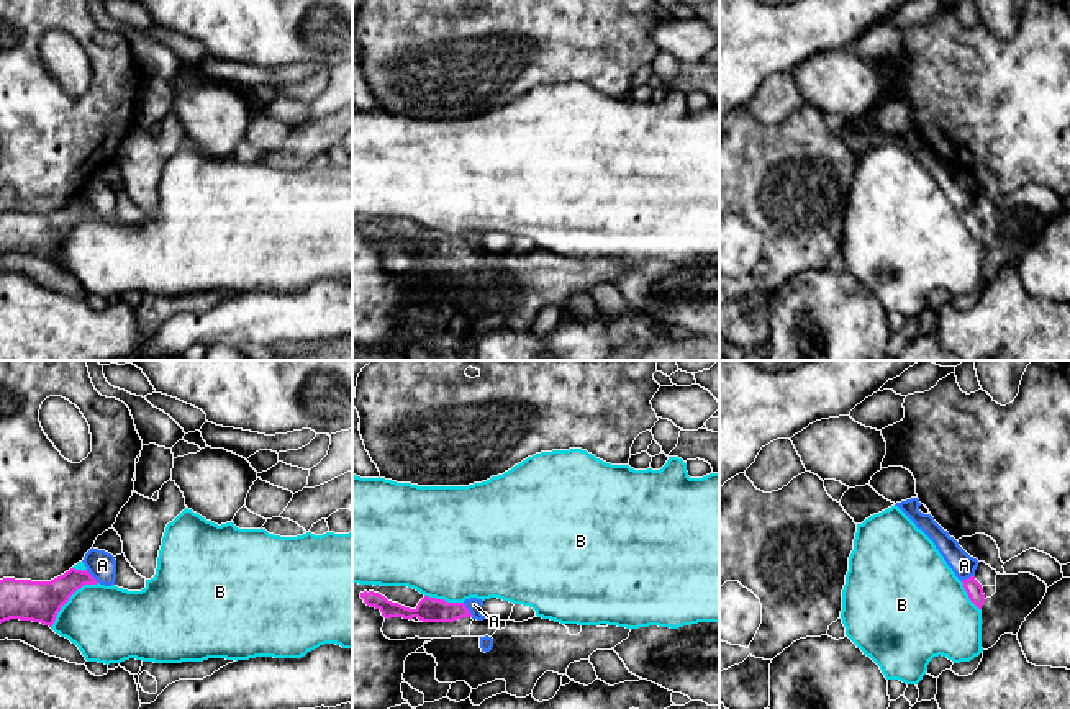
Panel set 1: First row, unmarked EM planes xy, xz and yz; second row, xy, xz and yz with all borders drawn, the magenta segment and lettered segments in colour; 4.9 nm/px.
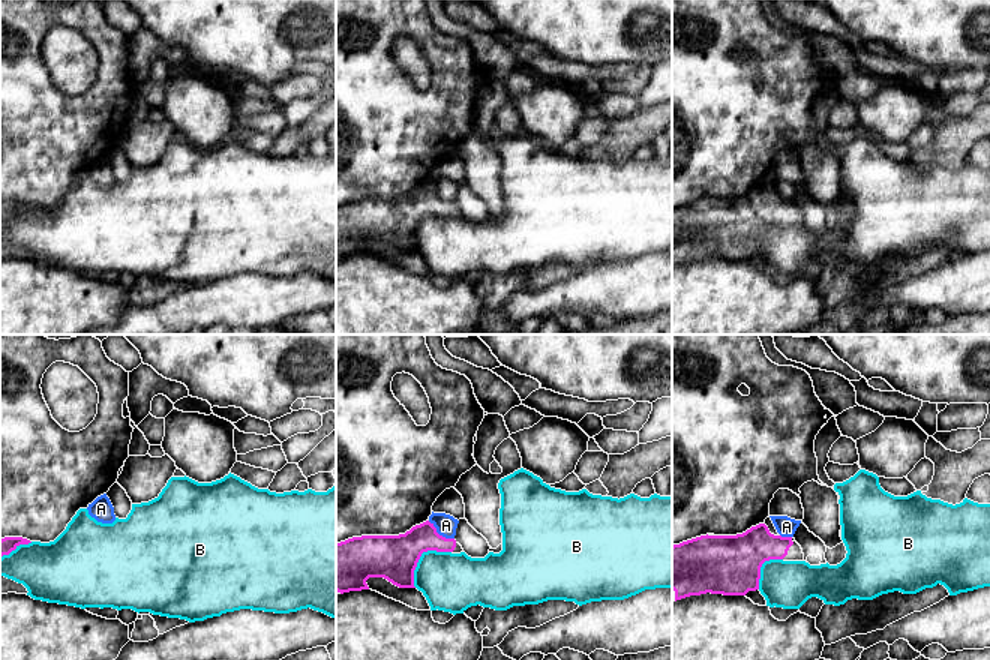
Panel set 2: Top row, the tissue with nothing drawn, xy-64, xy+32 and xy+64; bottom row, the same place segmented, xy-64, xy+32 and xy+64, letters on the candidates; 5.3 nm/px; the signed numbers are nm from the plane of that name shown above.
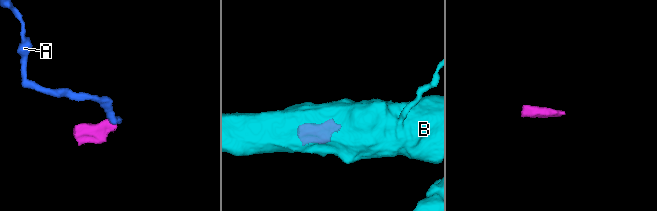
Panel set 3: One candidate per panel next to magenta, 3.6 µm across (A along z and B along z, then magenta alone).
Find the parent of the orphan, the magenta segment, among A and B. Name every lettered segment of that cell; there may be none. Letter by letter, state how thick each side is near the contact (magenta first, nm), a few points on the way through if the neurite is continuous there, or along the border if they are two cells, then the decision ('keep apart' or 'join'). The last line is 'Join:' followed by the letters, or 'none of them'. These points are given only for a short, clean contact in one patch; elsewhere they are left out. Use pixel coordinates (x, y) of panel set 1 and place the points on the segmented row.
A: 130/70 nm | along xz (462, 603), (472, 616) | keep apart
B: 200/380 nm | keep apart
Join: none of them

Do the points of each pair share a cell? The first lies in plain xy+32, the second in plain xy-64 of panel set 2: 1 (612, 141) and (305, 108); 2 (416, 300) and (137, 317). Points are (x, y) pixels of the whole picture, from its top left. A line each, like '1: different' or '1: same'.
1: different
2: different

